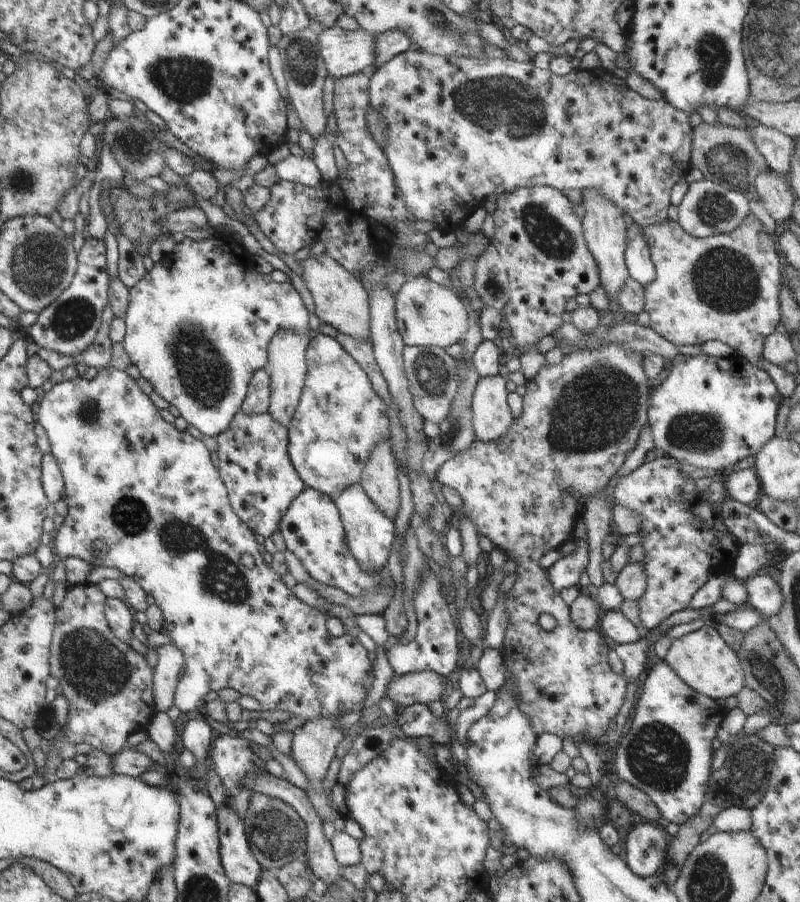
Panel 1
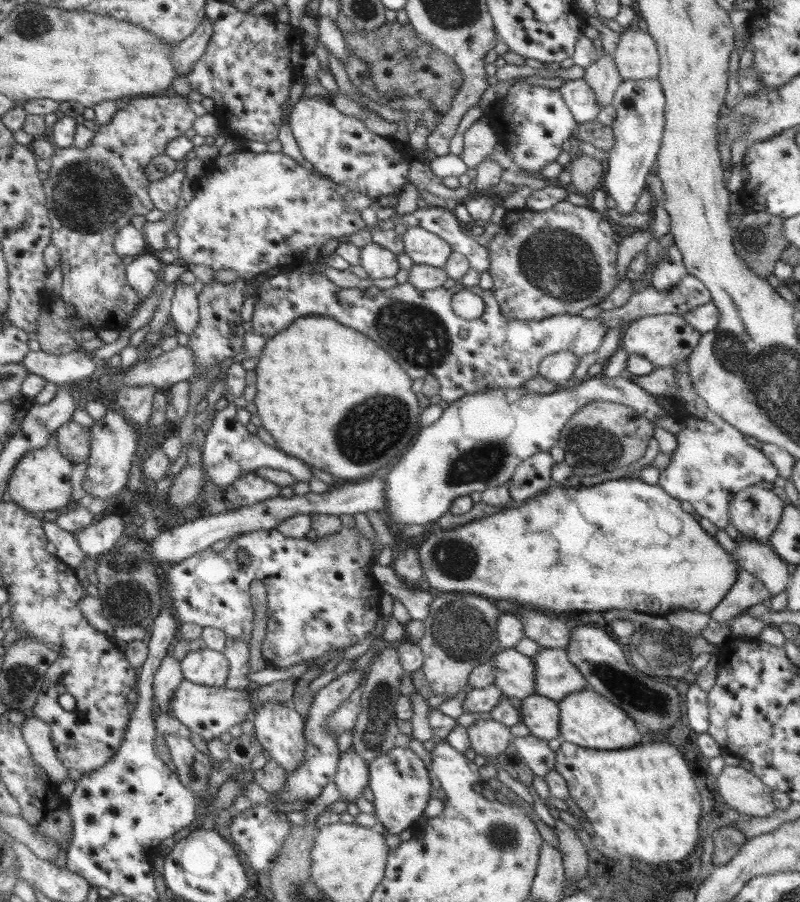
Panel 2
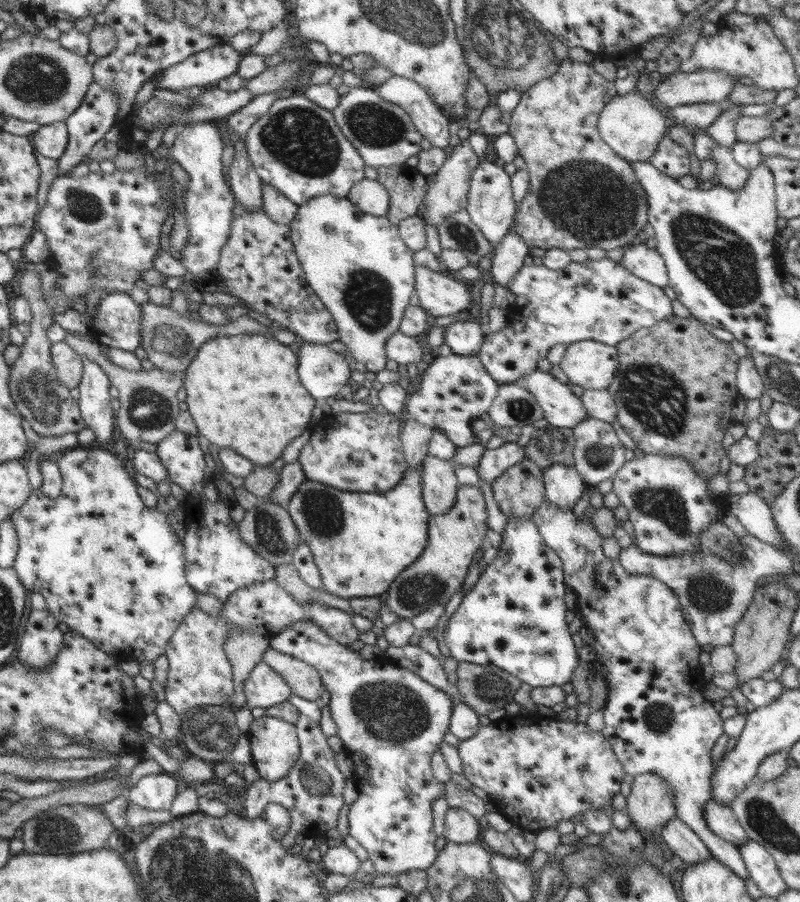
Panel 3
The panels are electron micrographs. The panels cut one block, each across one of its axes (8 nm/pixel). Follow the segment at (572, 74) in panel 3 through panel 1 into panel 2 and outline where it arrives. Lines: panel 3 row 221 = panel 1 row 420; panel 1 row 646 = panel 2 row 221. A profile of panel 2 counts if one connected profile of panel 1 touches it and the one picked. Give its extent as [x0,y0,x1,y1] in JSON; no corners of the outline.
[485,200,620,321]

